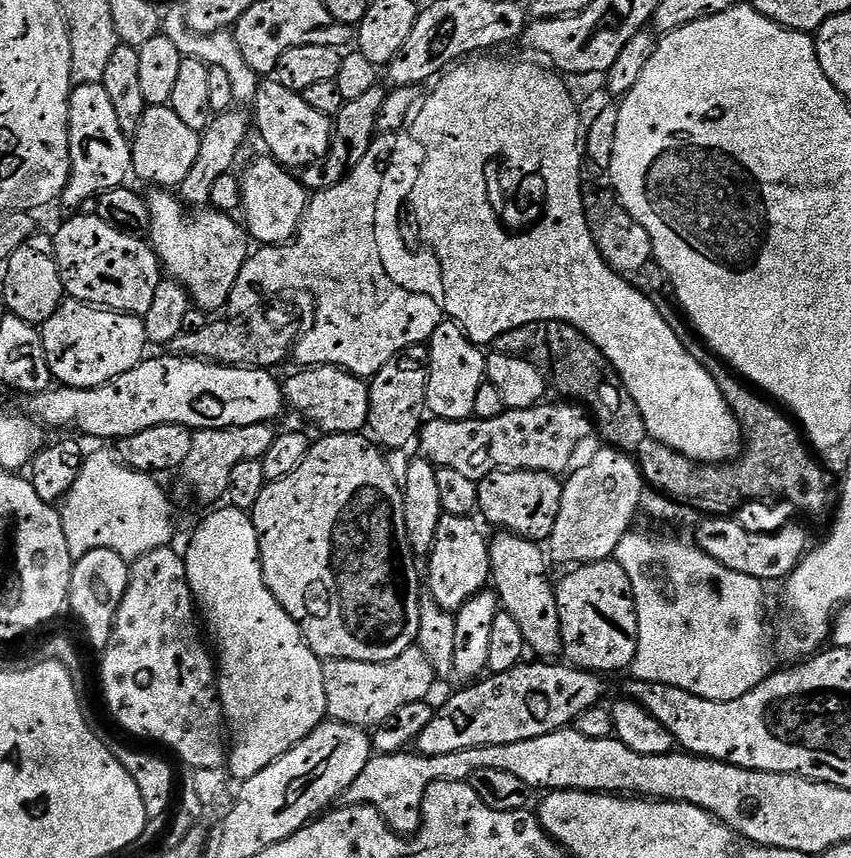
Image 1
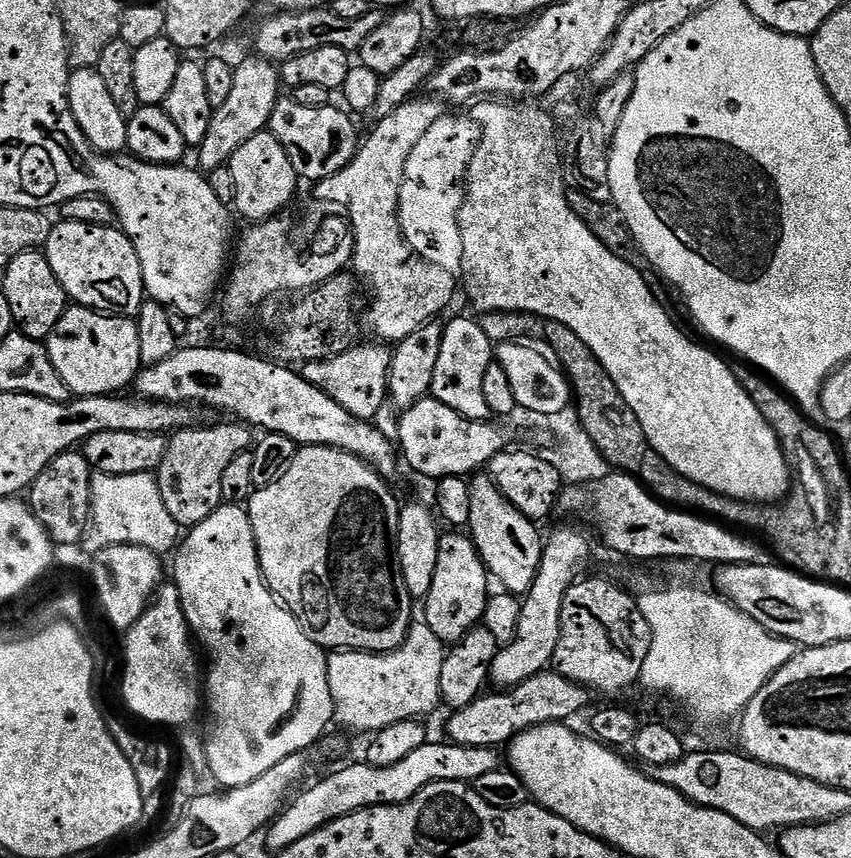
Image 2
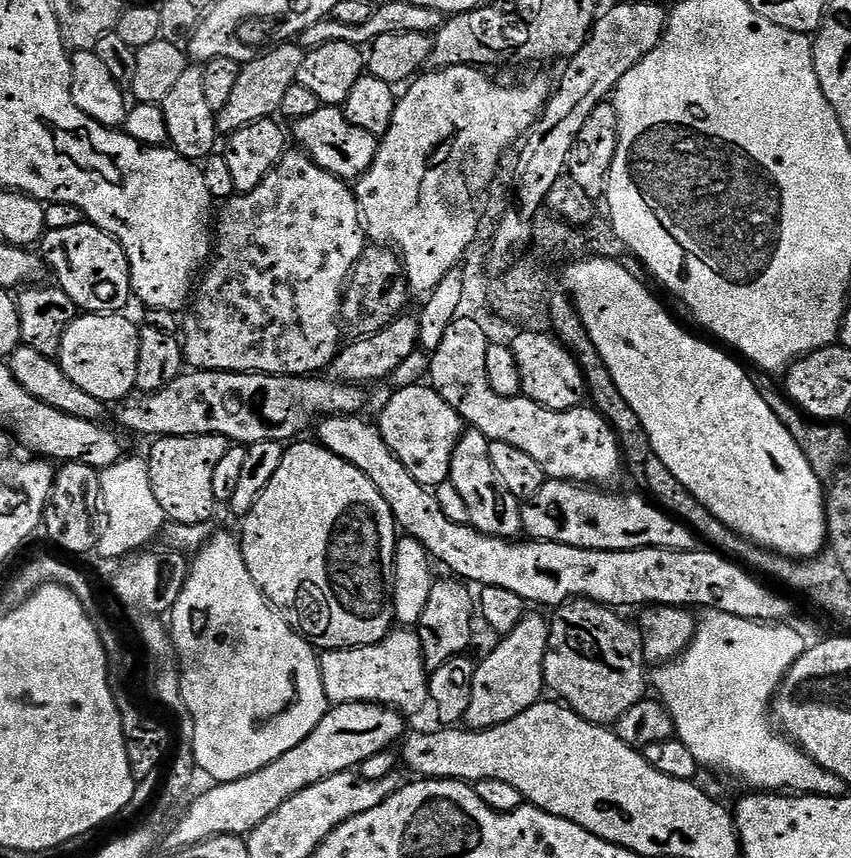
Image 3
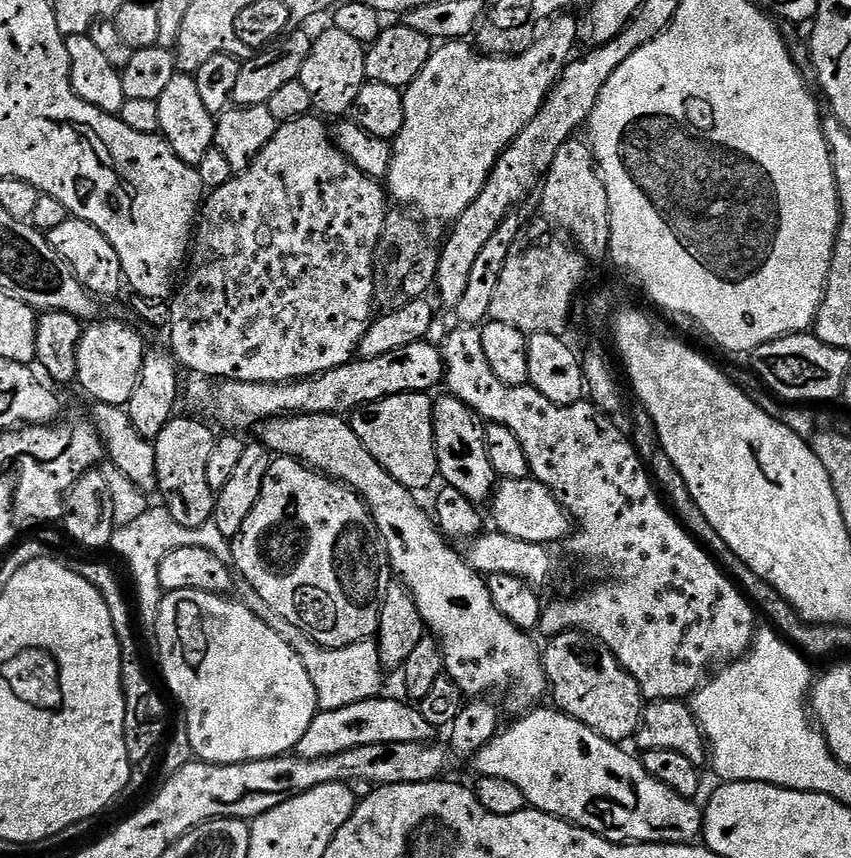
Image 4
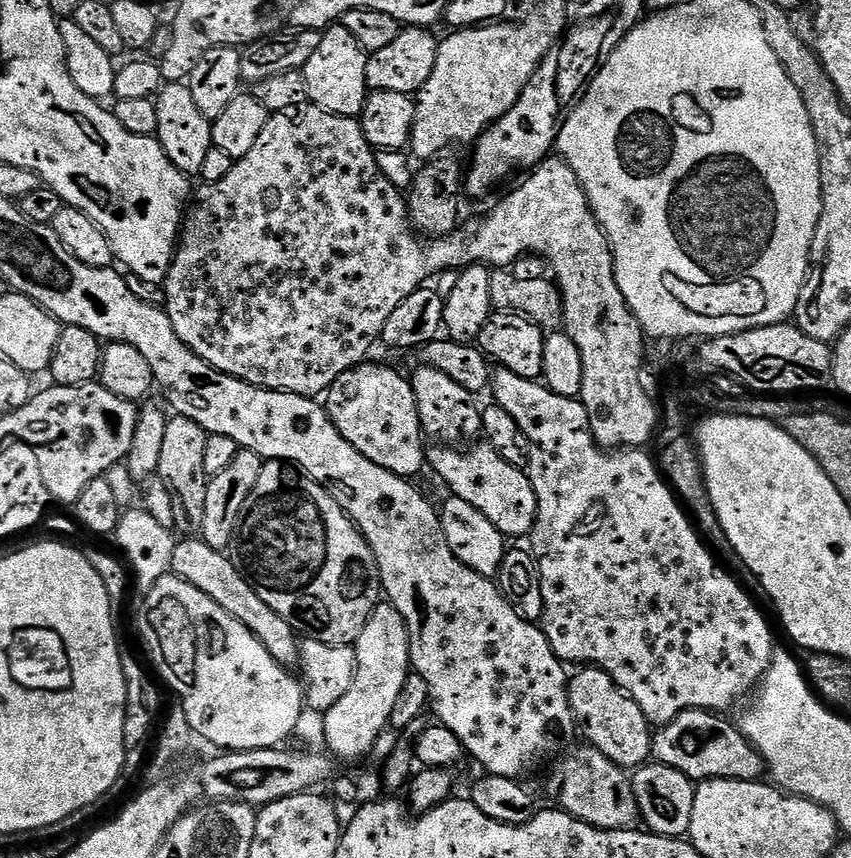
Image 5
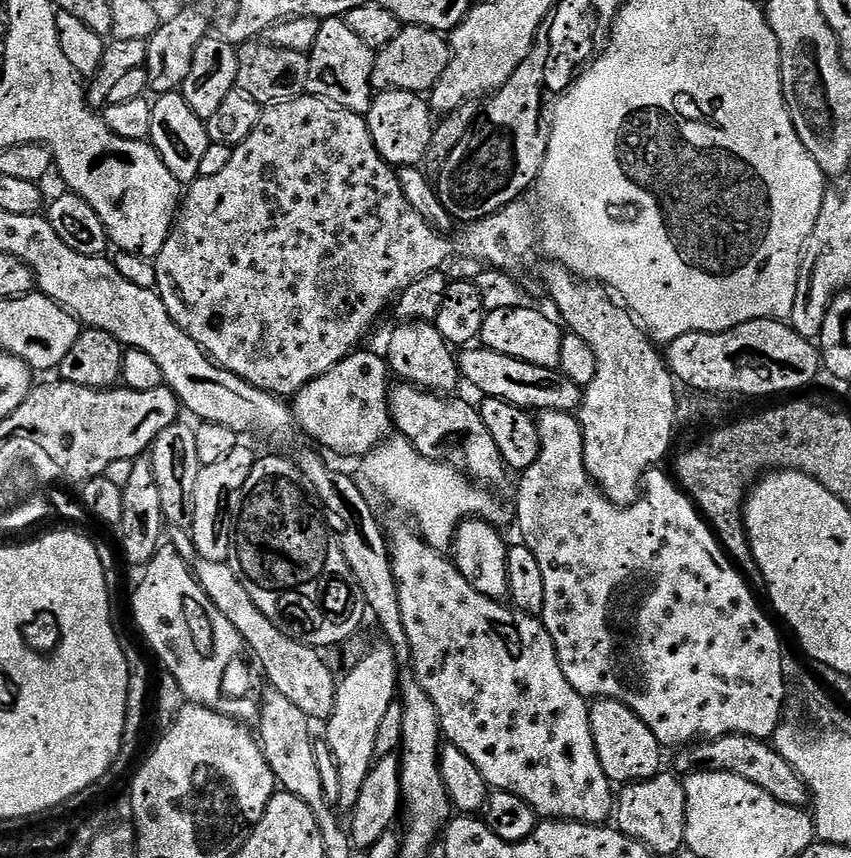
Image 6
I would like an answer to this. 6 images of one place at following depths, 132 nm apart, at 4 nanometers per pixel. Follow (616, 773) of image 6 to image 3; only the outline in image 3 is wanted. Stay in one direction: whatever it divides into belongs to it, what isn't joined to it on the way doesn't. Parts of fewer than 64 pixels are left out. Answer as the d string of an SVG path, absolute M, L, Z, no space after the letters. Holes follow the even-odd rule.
M578 599L570 600L567 604L561 604L555 609L556 621L551 621L551 632L549 634L548 645L546 646L545 664L544 664L544 683L547 691L553 692L553 697L559 698L567 707L571 708L573 712L584 720L589 720L591 724L599 724L601 726L615 725L618 718L622 718L622 714L626 714L626 710L630 710L630 706L634 706L639 700L645 699L646 692L644 692L644 684L646 688L646 672L644 676L644 667L646 661L644 659L644 650L642 641L638 635L637 629L632 628L623 620L621 613L614 608L607 608L605 604L596 604L593 600Z

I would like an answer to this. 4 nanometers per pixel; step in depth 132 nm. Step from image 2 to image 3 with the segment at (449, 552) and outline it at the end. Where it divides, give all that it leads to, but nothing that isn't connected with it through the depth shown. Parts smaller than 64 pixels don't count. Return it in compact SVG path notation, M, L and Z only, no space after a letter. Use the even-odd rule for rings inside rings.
M459 578L447 579L433 579L430 599L426 601L426 610L422 610L418 625L422 658L429 673L438 670L438 666L446 666L450 658L465 655L472 644L472 616L474 620L478 612L473 589Z

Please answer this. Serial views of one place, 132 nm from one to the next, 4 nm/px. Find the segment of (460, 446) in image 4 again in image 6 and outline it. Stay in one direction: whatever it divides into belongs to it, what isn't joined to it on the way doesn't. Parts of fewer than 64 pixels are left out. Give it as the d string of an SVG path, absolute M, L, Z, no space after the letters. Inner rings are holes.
M409 320L395 325L392 337L388 340L386 359L393 377L399 378L405 384L413 384L425 392L437 394L452 394L456 383L461 383L460 366L453 345L438 334L435 323L427 320Z

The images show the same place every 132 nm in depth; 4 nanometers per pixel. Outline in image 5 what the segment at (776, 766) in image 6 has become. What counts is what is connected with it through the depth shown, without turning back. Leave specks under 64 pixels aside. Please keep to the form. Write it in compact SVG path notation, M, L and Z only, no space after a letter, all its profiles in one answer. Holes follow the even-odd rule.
M691 708L668 724L661 724L655 729L652 737L651 759L658 764L665 764L682 774L686 774L693 782L702 780L760 780L765 775L764 761L756 752L748 739L739 730L735 723L732 724L723 715L714 712L705 712L703 708Z

